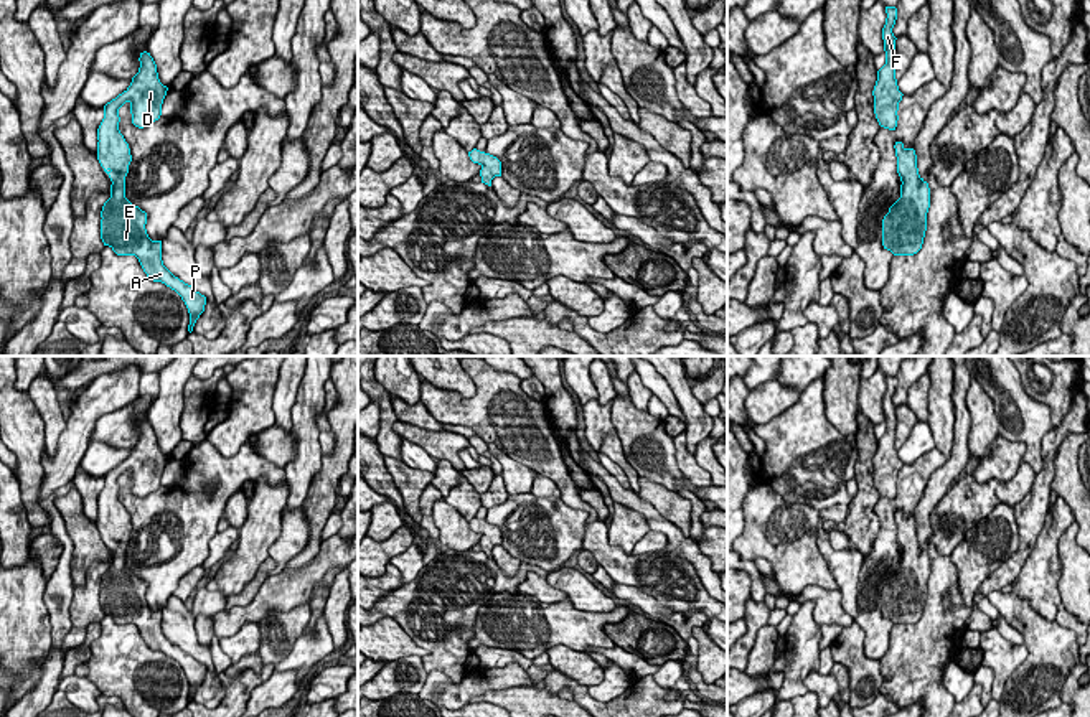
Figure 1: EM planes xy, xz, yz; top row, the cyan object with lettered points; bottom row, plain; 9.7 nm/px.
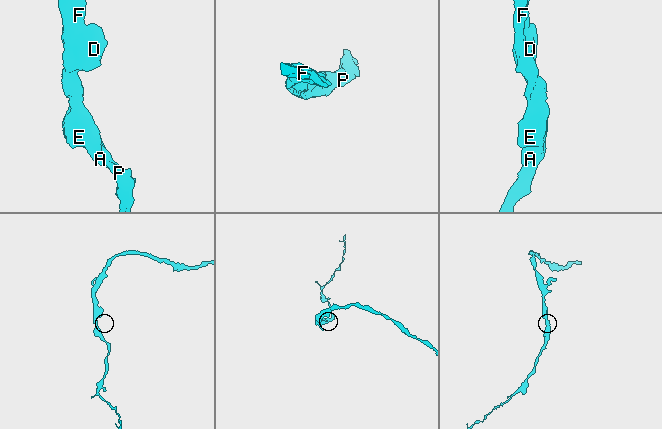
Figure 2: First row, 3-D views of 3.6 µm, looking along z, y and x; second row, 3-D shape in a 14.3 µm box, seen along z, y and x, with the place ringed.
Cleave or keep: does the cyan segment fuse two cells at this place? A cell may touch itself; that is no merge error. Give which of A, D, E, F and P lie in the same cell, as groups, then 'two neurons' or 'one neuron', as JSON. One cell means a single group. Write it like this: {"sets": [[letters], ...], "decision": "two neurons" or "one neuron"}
{"sets": [["A", "D", "E", "F", "P"]], "decision": "one neuron"}

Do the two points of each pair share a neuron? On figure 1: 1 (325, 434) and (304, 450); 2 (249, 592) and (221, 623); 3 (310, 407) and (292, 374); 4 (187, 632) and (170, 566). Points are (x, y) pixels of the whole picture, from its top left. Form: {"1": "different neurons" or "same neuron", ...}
{"1": "different neurons", "2": "different neurons", "3": "different neurons", "4": "different neurons"}

